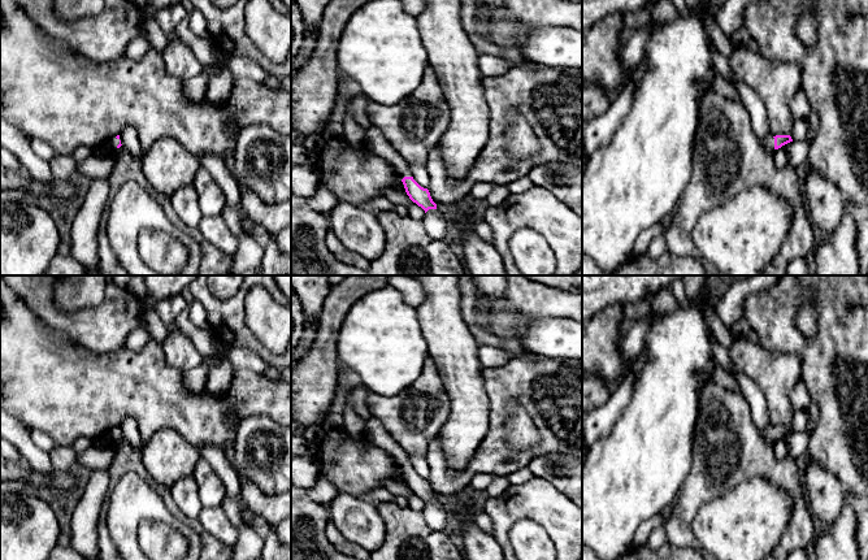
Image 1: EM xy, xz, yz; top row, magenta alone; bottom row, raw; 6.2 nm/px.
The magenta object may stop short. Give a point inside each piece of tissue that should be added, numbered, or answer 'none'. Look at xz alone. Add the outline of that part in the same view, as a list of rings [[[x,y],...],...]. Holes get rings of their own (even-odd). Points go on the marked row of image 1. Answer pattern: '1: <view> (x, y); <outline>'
1: xz (376, 142); [[[370,126],[365,130],[365,143],[372,153],[385,159],[403,178],[411,177],[411,172],[408,169],[409,164],[391,146],[391,143],[385,138],[383,133],[378,127]]]

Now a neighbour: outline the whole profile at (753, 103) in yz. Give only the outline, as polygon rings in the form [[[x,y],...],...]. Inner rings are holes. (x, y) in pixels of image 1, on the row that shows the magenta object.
[[[711,44],[711,51],[715,57],[715,68],[717,73],[735,87],[739,95],[739,100],[750,114],[751,126],[755,134],[759,138],[772,136],[767,109],[761,99],[755,94],[751,87],[748,87],[745,82],[734,75],[728,60],[716,49],[713,44]]]

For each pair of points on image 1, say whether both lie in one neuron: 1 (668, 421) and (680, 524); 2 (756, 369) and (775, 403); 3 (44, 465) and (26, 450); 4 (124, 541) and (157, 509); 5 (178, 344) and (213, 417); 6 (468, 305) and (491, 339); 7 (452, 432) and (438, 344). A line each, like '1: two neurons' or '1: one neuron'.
1: two neurons
2: one neuron
3: one neuron
4: one neuron
5: two neurons
6: one neuron
7: one neuron

